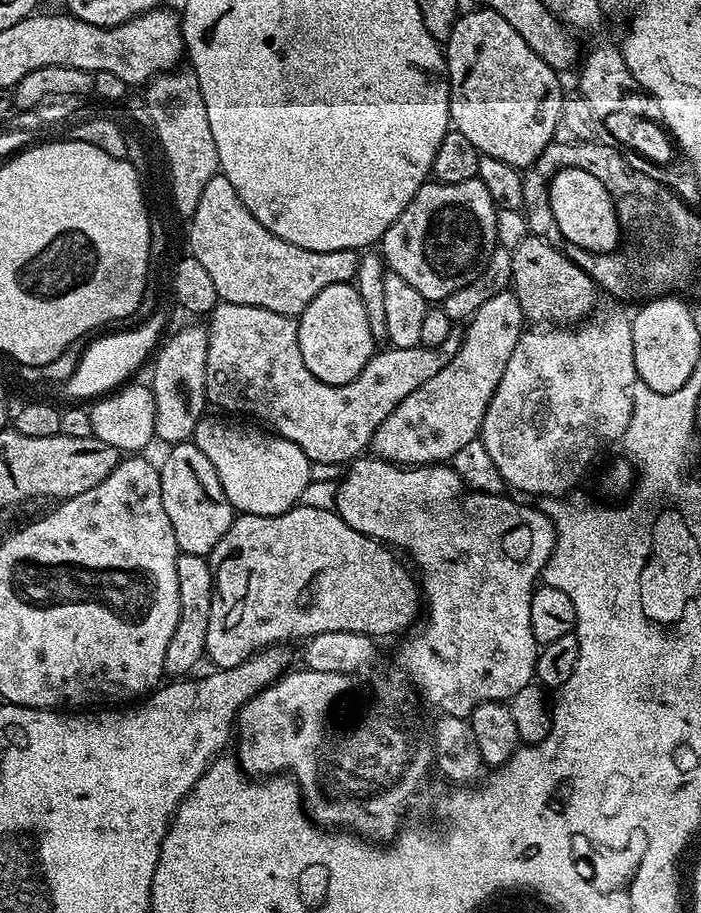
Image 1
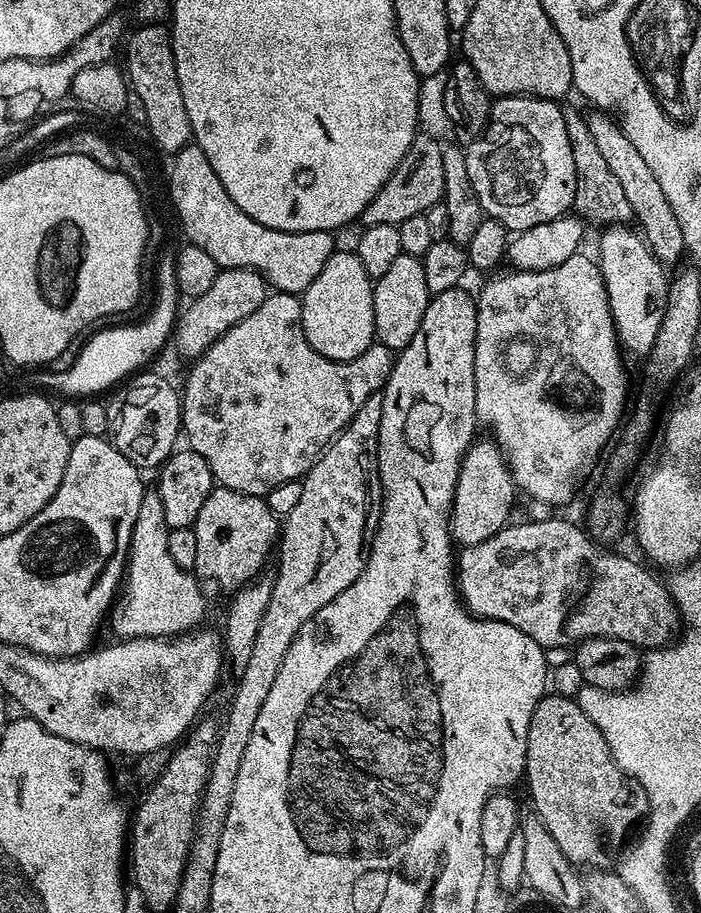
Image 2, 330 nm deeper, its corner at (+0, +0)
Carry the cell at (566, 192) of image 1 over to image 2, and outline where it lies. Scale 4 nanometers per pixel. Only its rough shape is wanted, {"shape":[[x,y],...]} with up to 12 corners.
{"shape":[[502,96],[466,171],[509,233],[576,202],[562,107]]}

